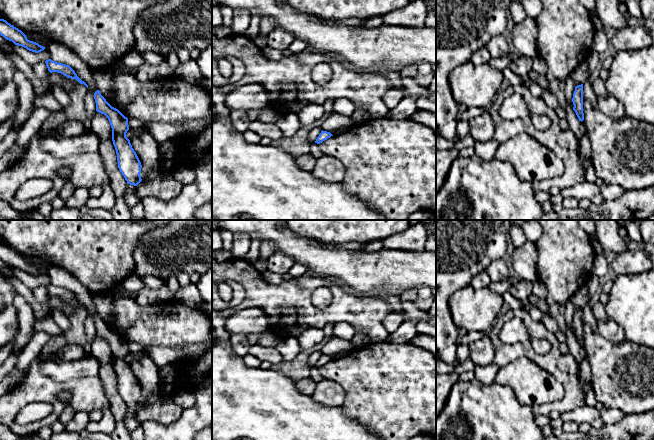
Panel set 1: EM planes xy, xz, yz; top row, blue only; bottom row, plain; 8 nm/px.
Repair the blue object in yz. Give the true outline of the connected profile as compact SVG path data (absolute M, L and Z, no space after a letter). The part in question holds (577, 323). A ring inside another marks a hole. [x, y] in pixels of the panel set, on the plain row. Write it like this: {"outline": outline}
{"outline": "M583 308L578 309L575 311L575 315L573 317L573 334L575 335L579 345L584 344L584 337L583 337Z"}

